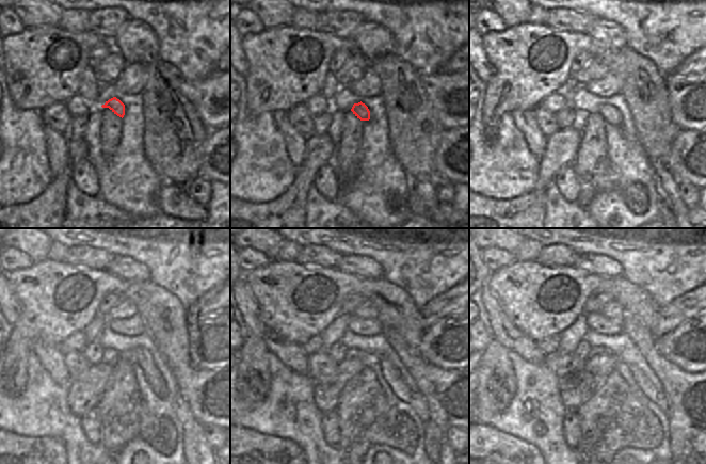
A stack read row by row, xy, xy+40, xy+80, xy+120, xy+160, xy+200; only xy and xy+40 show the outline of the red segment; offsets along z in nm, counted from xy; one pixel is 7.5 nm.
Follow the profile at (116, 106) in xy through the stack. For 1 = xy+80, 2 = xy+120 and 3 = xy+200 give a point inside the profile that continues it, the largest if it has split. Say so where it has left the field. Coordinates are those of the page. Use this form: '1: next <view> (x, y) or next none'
1: next xy+80 (611, 115)
2: next xy+120 (142, 356)
3: next xy+200 (655, 393)

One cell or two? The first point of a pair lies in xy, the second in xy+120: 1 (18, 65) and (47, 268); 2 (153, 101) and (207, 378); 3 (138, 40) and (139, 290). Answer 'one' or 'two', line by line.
1: one
2: two
3: two

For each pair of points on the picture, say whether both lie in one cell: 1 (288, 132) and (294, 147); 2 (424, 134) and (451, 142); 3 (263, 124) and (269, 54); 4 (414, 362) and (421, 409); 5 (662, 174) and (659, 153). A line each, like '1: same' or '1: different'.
1: same
2: different
3: different
4: different
5: different

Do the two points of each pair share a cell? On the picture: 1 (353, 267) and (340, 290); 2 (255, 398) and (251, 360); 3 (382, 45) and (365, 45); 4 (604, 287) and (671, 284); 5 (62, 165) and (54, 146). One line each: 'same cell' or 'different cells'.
1: different cells
2: same cell
3: same cell
4: different cells
5: same cell

